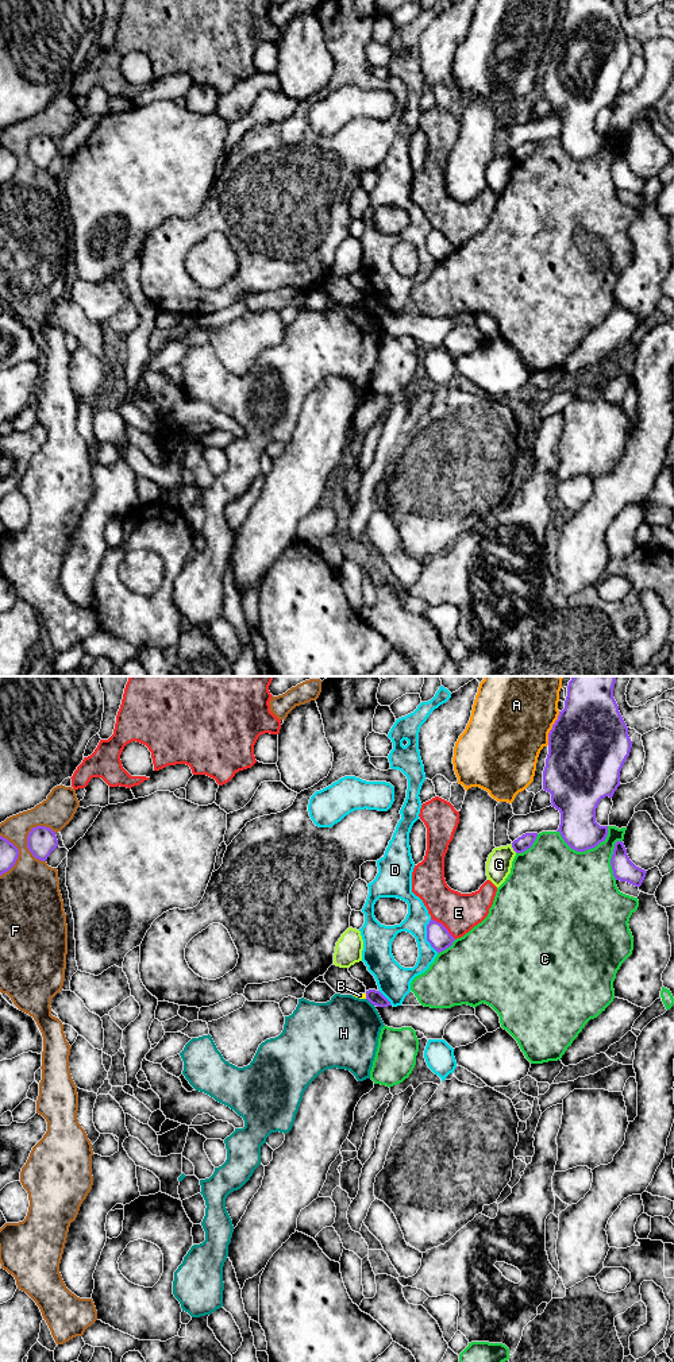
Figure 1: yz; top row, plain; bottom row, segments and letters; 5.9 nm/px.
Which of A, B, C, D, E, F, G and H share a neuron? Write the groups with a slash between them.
A / B / C / D / E / F / G / H

